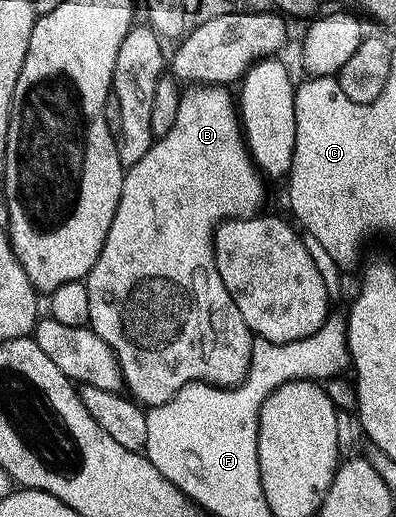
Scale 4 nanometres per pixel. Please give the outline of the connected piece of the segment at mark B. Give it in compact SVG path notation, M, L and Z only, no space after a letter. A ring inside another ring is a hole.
M194 85L182 91L180 109L176 109L176 121L172 124L172 129L157 136L148 153L144 153L144 157L140 157L136 165L125 168L120 201L116 205L116 217L112 217L112 225L108 229L108 237L104 241L104 249L100 249L96 265L92 265L90 274L84 280L88 289L90 310L88 326L109 345L117 357L125 390L147 408L164 405L185 383L213 383L215 387L234 387L244 381L250 368L255 336L244 317L240 317L240 309L236 309L228 289L224 289L224 281L220 281L220 273L214 260L214 231L225 219L247 219L250 215L259 214L263 210L262 202L266 199L267 184L262 172L250 158L250 150L246 148L235 96L226 91L229 90L222 85Z

